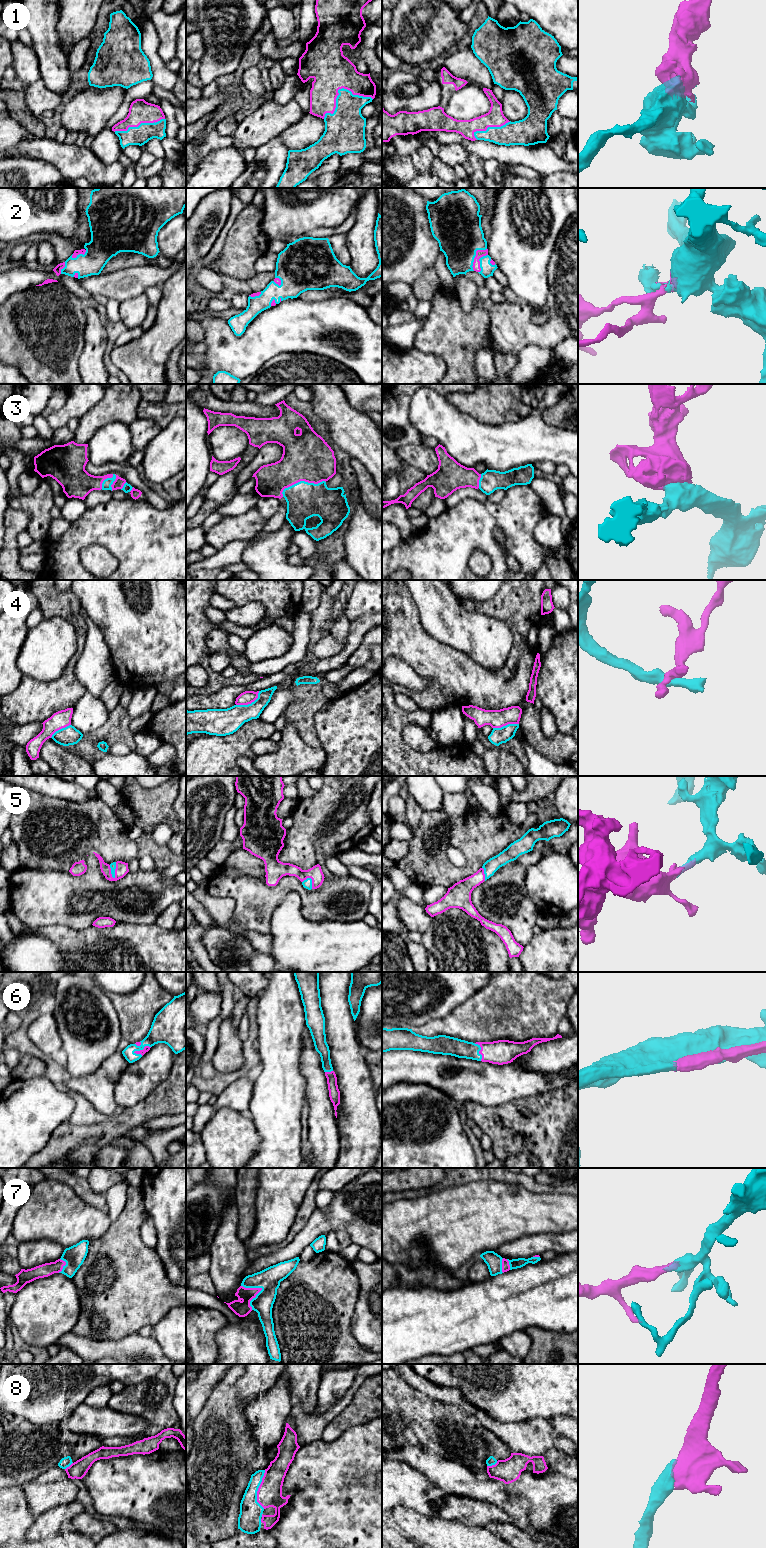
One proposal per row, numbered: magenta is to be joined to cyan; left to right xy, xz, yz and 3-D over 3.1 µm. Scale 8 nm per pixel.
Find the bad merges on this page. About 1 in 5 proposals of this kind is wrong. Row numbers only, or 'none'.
4

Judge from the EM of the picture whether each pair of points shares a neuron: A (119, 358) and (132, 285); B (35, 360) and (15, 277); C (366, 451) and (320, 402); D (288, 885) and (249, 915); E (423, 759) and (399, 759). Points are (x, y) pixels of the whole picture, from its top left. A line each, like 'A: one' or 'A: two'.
A: two
B: two
C: one
D: one
E: one

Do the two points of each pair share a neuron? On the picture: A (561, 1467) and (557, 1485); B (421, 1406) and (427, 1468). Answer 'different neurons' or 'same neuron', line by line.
A: different neurons
B: different neurons

